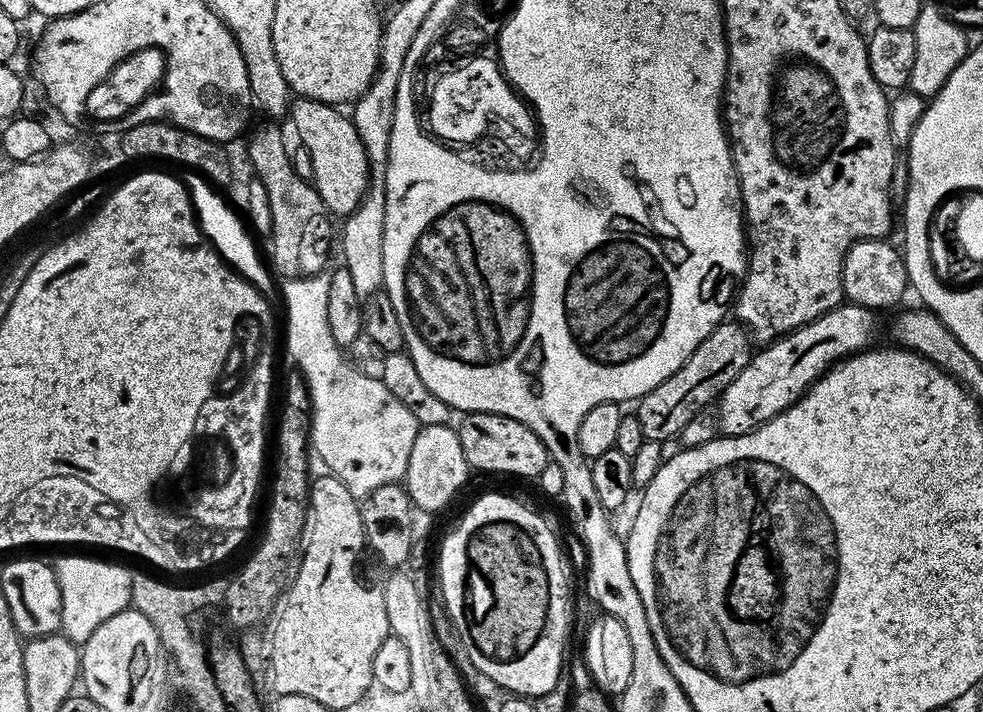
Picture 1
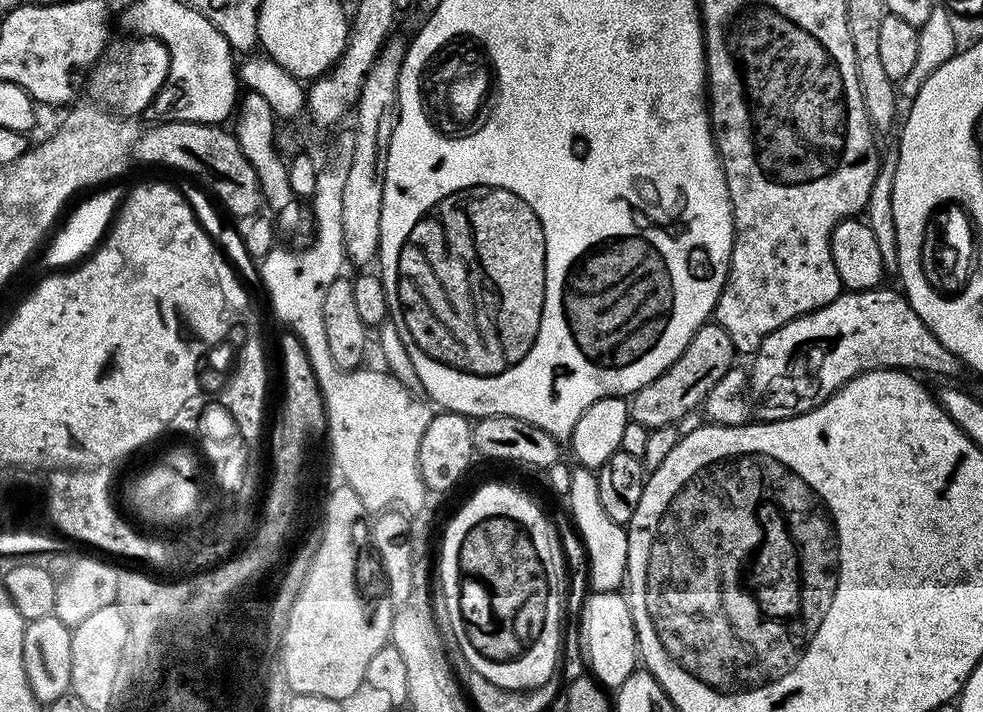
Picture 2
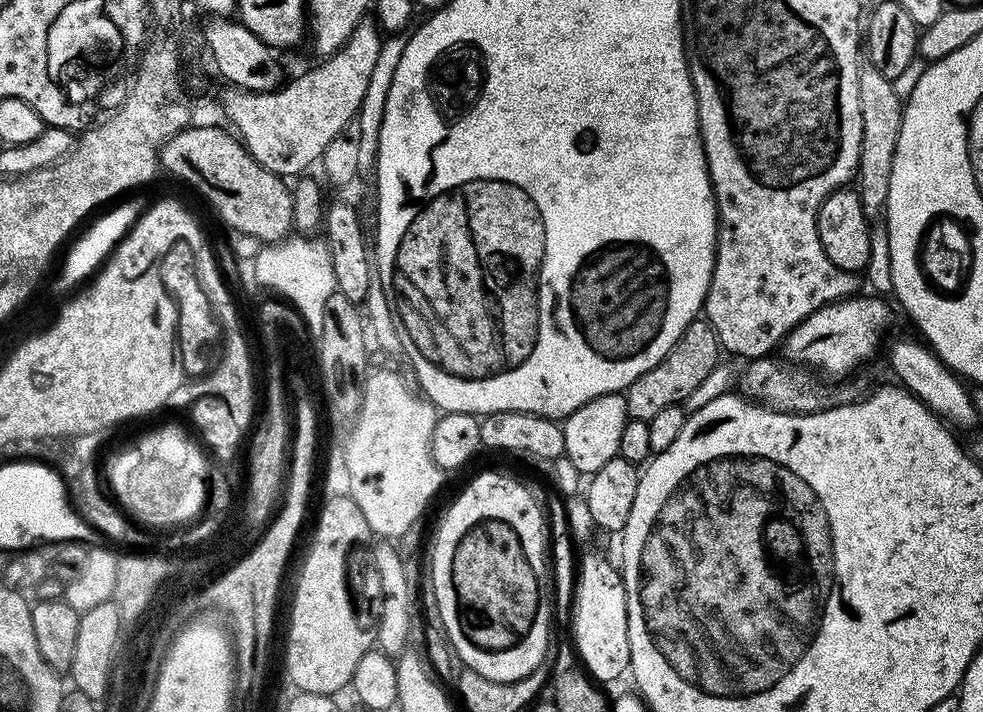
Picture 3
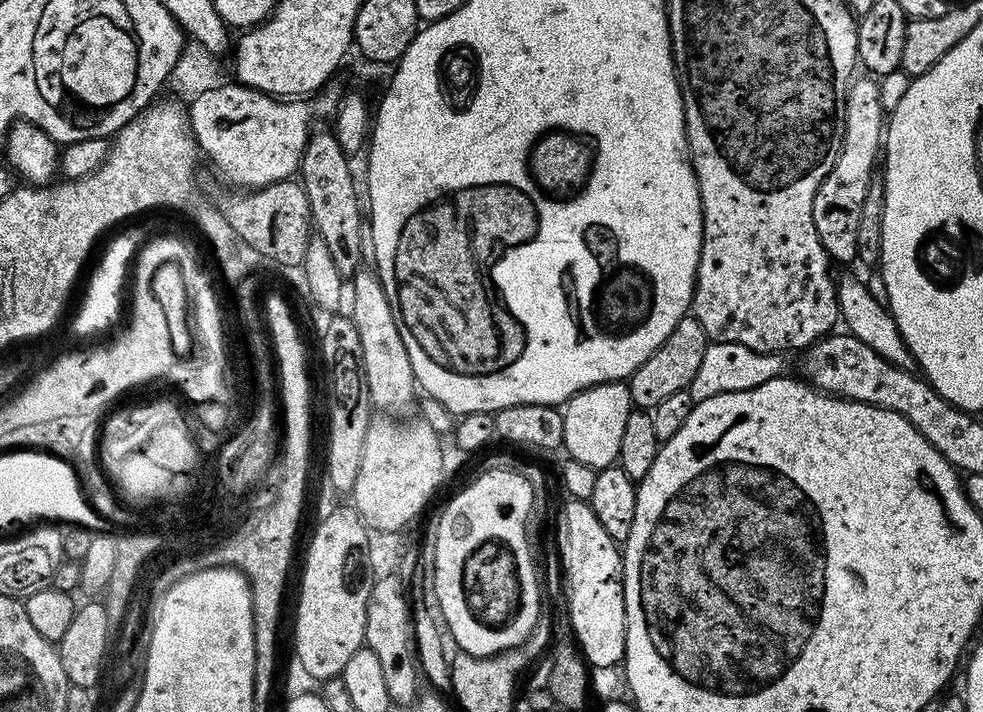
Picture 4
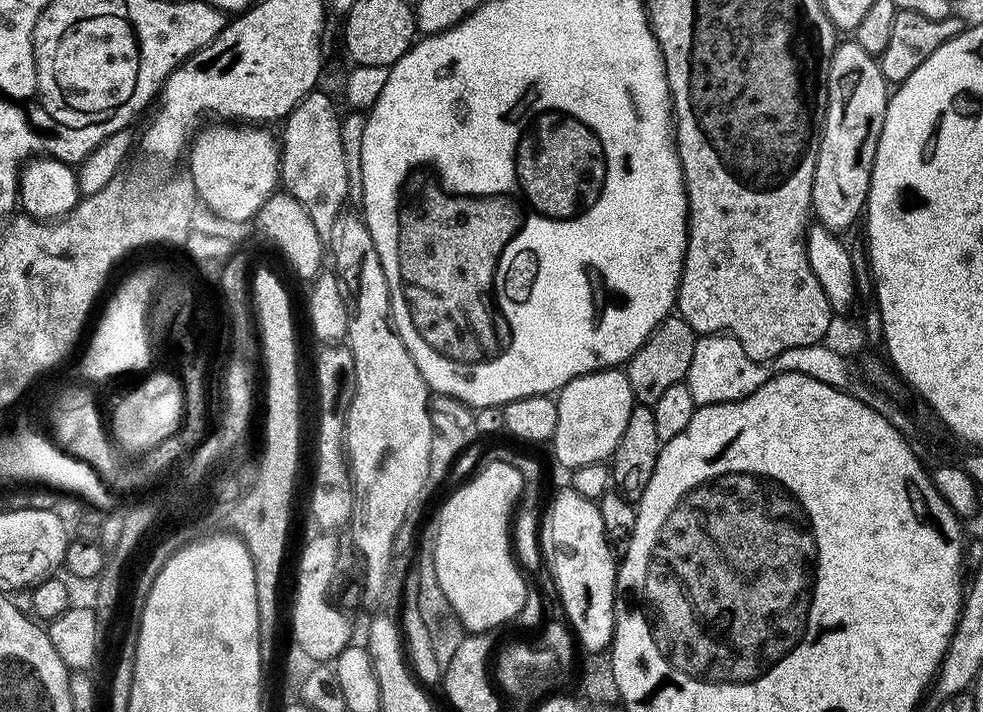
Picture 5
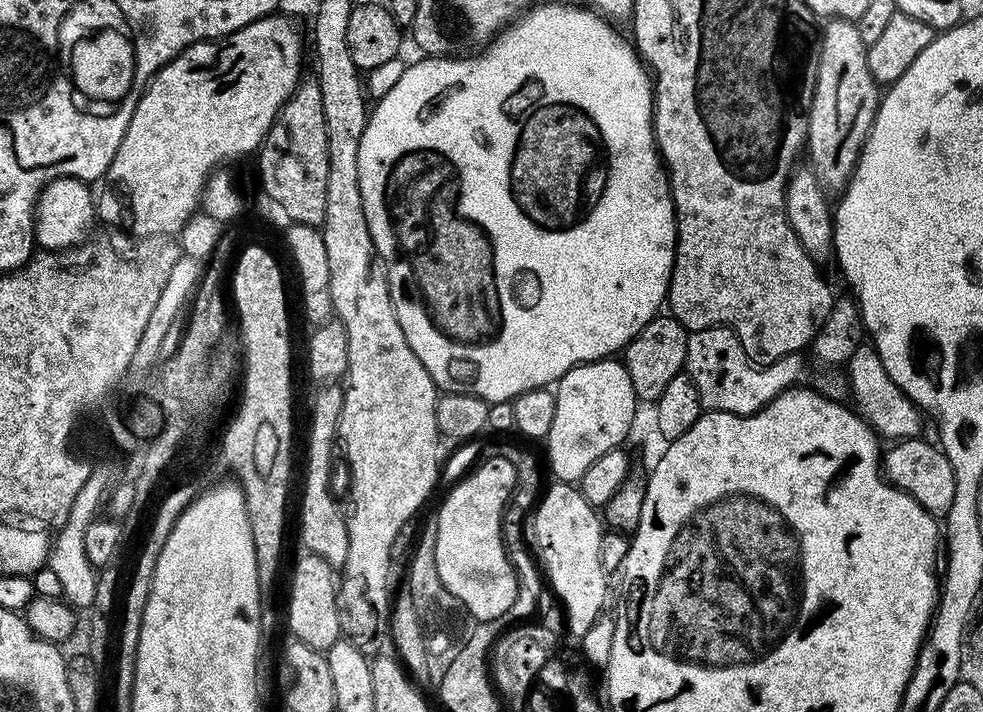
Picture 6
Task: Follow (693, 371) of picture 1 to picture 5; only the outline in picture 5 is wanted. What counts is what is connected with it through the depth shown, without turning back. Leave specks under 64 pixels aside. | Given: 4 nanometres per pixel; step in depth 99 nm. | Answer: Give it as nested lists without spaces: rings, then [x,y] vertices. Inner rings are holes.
[[[679,314],[670,315],[656,325],[650,338],[646,338],[646,342],[628,359],[626,365],[632,399],[636,404],[654,405],[669,386],[687,381],[697,337],[696,331]]]

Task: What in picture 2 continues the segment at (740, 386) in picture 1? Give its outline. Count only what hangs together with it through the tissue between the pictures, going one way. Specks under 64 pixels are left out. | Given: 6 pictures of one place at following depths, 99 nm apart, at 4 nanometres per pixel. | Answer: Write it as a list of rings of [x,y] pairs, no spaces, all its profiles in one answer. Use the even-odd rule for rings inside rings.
[[[881,286],[879,288],[873,288],[870,291],[858,291],[850,292],[843,291],[834,302],[830,302],[826,307],[820,307],[816,311],[812,311],[810,314],[800,315],[798,318],[794,318],[790,322],[786,322],[786,326],[782,326],[778,330],[774,330],[774,334],[770,334],[761,342],[760,349],[754,353],[751,357],[752,368],[750,367],[750,400],[754,405],[754,412],[761,421],[767,422],[769,420],[788,420],[791,416],[801,416],[802,413],[808,413],[810,410],[816,408],[822,401],[826,401],[841,388],[846,381],[850,381],[855,376],[860,376],[864,372],[871,372],[878,368],[898,368],[901,370],[911,370],[919,372],[918,370],[924,370],[932,374],[938,374],[946,378],[958,377],[962,370],[965,371],[966,365],[964,360],[958,358],[950,350],[946,350],[942,342],[938,341],[938,338],[929,329],[928,326],[919,318],[917,312],[912,306],[910,306],[908,299],[901,291],[888,289],[888,286]]]

